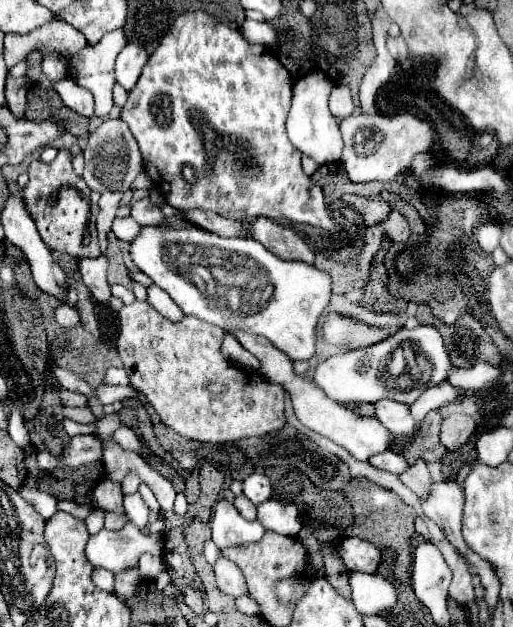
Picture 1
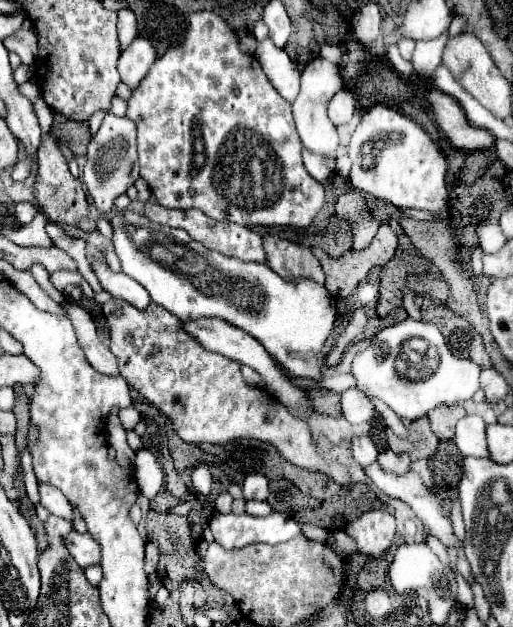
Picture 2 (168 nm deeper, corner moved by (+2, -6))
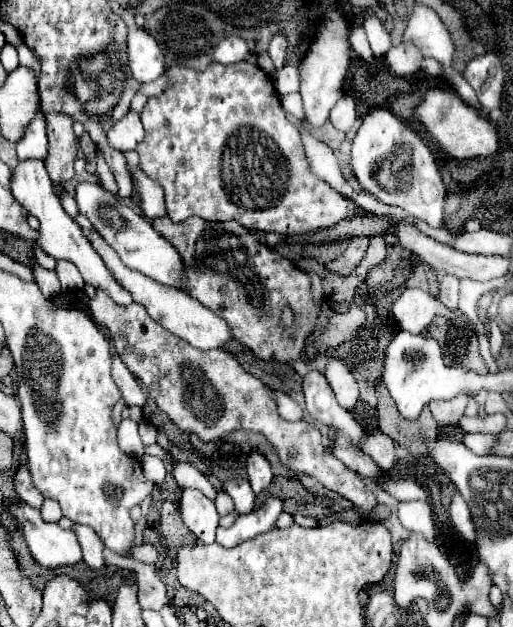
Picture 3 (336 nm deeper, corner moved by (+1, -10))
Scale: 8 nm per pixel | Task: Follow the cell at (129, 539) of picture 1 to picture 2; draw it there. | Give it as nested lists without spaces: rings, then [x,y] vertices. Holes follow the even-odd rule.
[[[70,531],[68,537],[64,537],[64,547],[72,555],[72,559],[80,567],[88,567],[94,563],[100,563],[100,545],[94,543],[94,539],[88,533]]]

